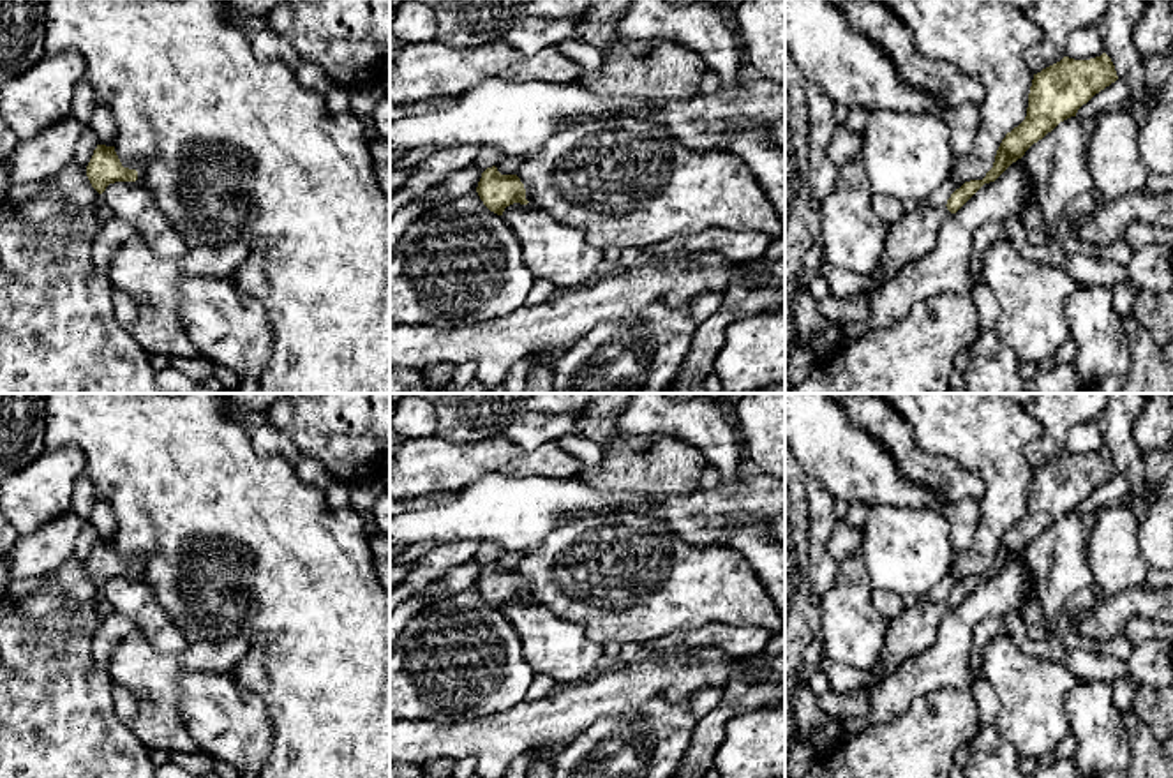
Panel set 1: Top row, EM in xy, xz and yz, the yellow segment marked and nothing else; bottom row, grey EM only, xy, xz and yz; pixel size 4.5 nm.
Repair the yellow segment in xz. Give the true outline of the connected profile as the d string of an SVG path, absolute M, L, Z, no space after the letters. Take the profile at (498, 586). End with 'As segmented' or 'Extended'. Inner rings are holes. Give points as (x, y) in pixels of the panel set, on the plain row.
M496 561L482 568L476 587L483 600L497 610L503 610L504 603L513 598L529 598L520 573L517 570L501 570Z. As segmented

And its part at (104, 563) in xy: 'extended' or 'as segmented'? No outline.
as segmented

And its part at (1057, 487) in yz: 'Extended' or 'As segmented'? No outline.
Extended

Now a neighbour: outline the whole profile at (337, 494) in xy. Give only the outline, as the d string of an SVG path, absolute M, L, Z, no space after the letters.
M333 480L323 492L328 506L333 510L351 505L351 483L347 482Z

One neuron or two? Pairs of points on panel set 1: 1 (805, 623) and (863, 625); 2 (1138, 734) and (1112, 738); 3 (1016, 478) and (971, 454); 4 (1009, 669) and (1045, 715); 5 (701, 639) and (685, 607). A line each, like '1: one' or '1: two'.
1: two
2: two
3: one
4: one
5: two

